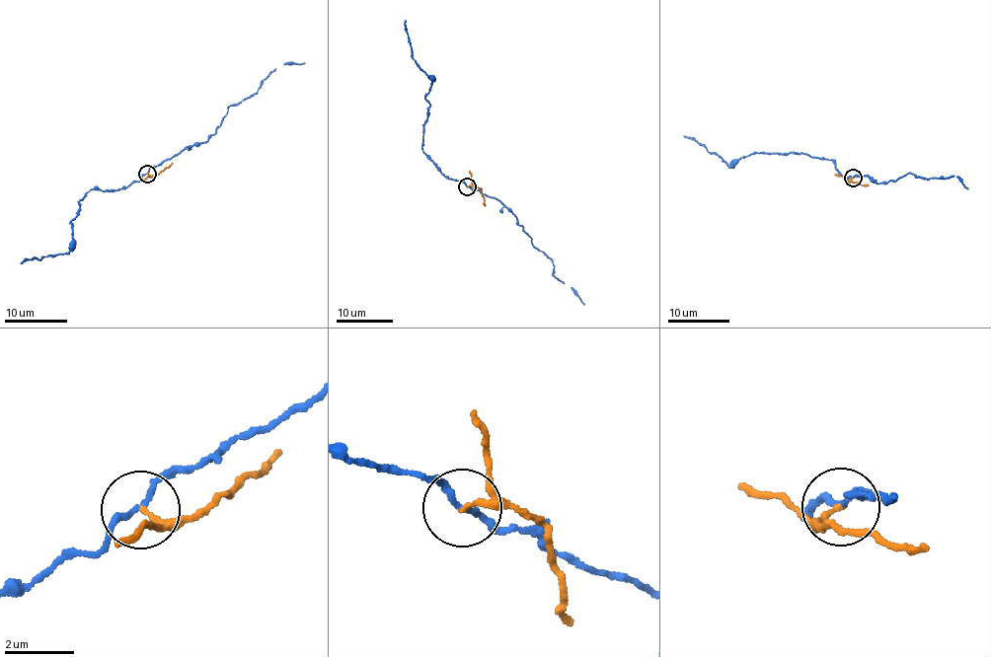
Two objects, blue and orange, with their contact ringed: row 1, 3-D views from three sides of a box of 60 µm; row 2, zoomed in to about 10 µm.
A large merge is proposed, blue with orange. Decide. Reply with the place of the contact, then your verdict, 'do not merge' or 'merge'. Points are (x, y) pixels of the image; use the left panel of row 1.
(147, 174) | do not merge

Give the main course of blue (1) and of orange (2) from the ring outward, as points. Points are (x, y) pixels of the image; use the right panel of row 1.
1: (853, 178), (845, 178), (827, 159), (793, 153), (754, 152), (730, 167), (684, 135)
2: (852, 179), (848, 182), (869, 184)

